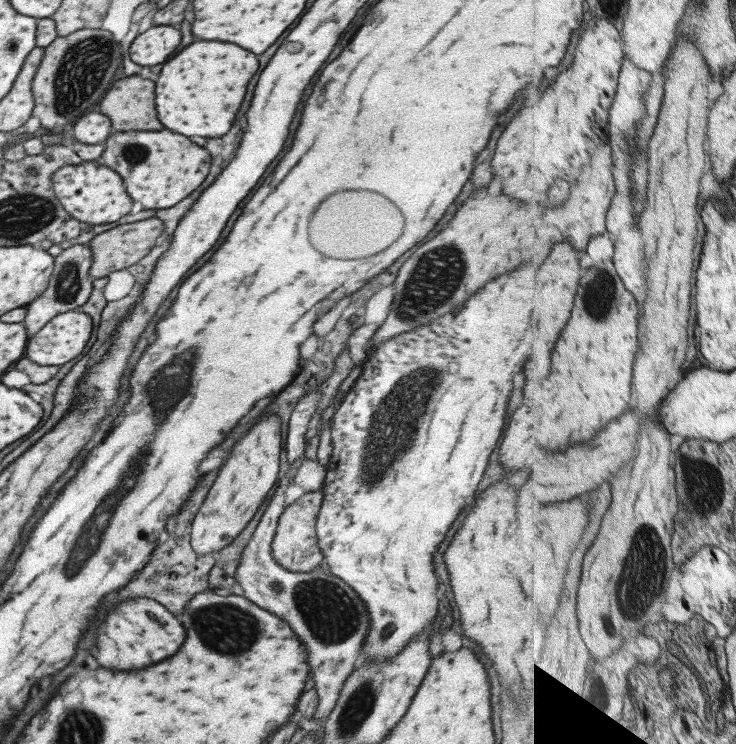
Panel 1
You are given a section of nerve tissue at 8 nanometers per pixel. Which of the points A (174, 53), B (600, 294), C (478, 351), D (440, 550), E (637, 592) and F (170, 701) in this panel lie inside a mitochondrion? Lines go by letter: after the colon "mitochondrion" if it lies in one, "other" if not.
A: other
B: mitochondrion
C: other
D: other
E: mitochondrion
F: other

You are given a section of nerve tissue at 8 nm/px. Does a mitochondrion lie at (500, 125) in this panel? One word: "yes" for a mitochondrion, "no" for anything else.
no

